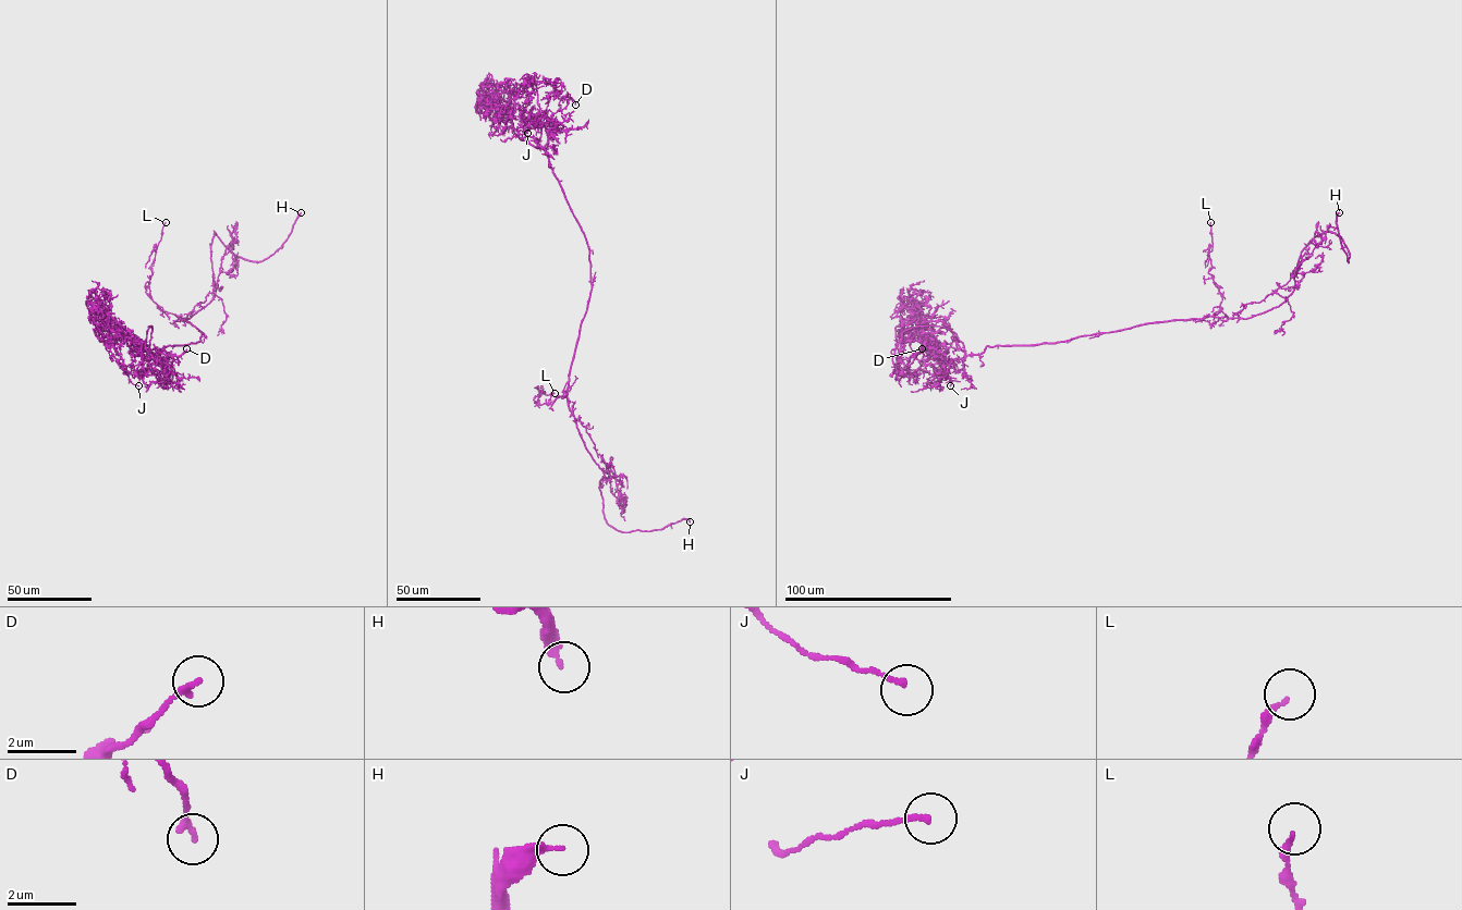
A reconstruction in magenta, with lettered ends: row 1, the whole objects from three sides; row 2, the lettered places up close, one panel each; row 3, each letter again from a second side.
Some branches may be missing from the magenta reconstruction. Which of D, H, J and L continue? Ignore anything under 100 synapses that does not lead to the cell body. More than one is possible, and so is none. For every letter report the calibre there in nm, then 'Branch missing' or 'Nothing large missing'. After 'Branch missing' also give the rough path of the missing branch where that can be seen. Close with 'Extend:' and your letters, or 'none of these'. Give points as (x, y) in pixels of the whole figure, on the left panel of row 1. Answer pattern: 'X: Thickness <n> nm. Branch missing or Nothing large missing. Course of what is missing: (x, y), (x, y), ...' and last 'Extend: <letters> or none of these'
D: Thickness 190 nm. Nothing large missing
H: Thickness 240 nm. Branch missing
J: Thickness 150 nm. Nothing large missing
L: Thickness 190 nm. Nothing large missing
Extend: H

